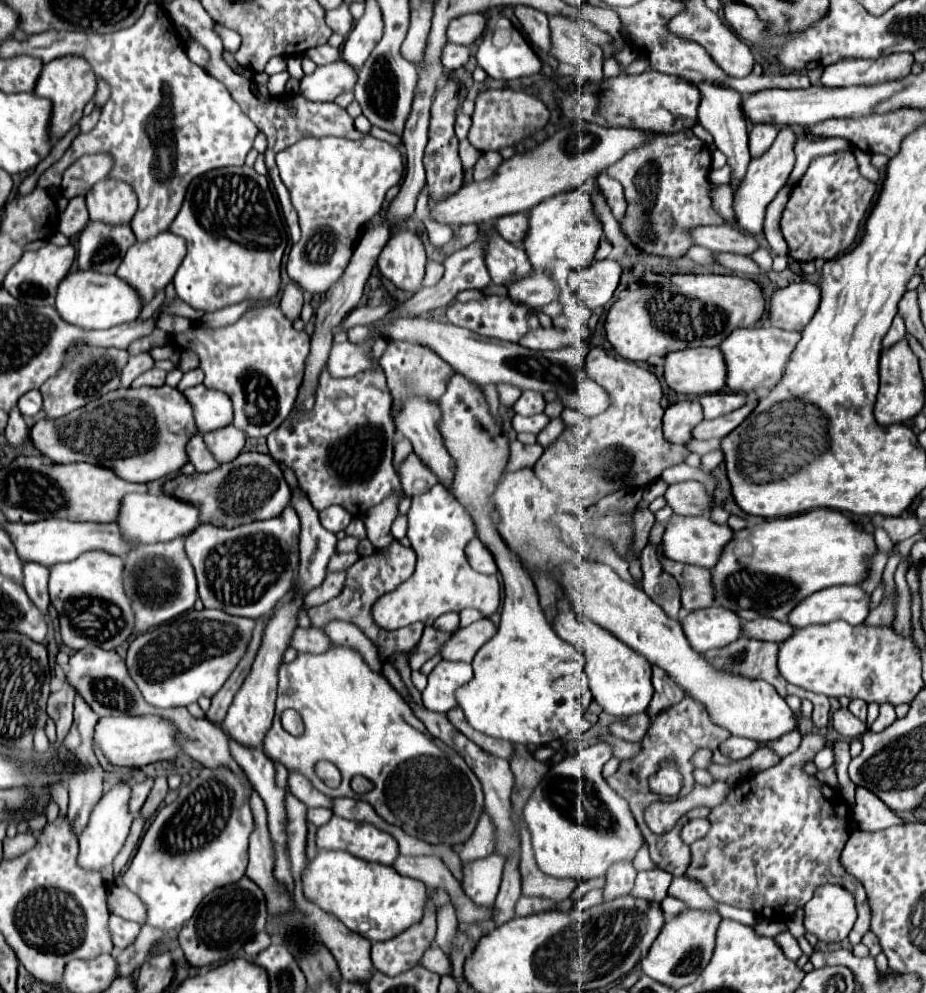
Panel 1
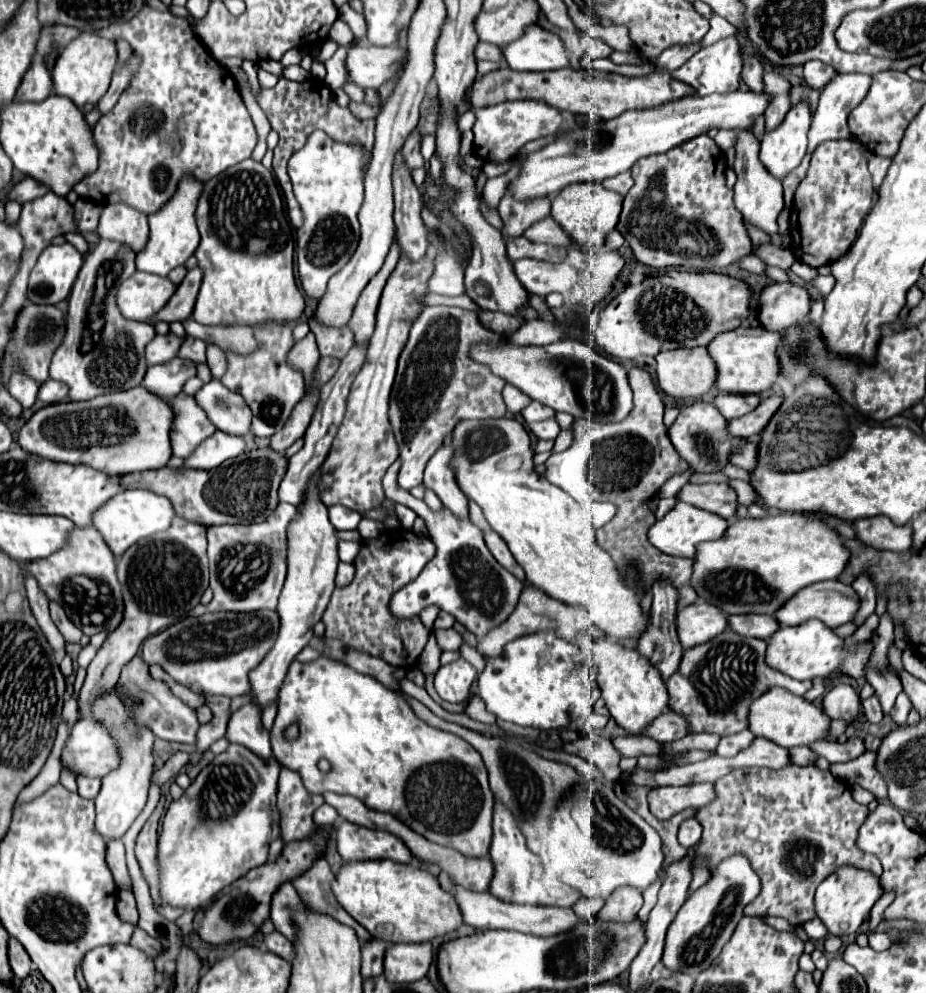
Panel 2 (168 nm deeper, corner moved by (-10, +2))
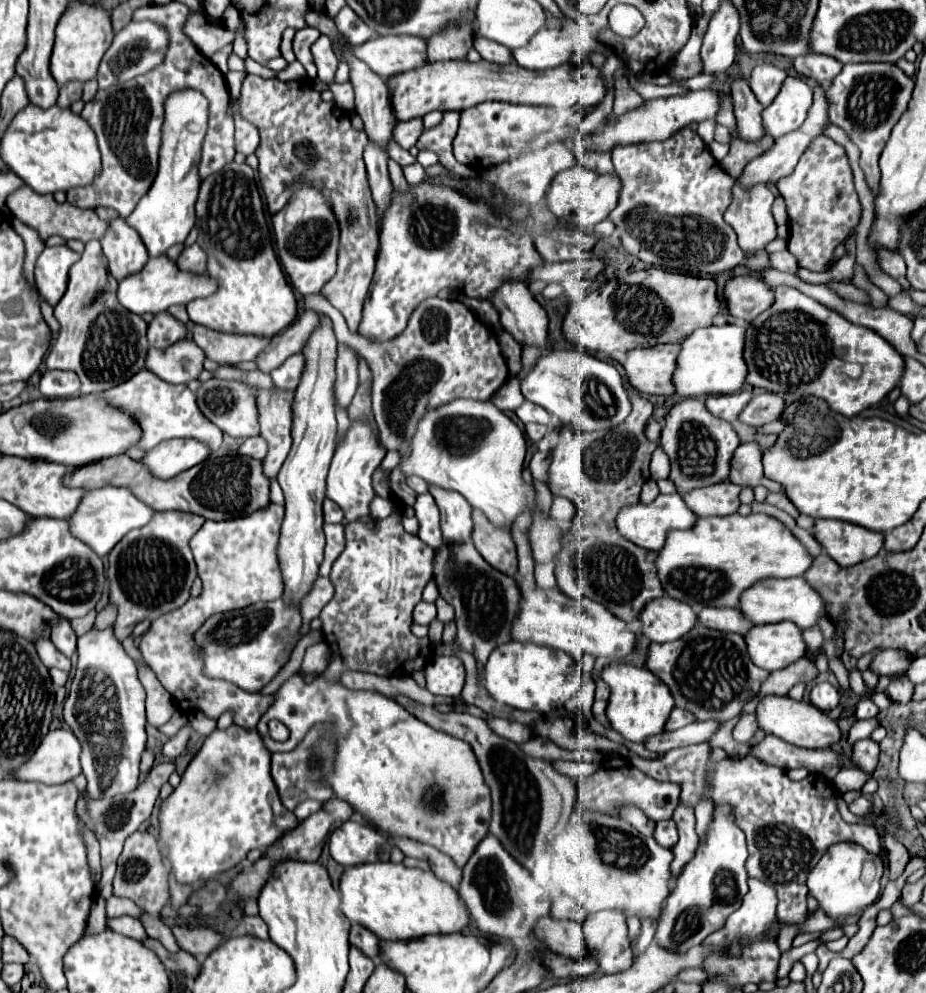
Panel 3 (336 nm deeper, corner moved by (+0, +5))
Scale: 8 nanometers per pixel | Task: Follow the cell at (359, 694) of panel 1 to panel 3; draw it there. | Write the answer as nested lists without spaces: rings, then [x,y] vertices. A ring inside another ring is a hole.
[[[292,675],[278,691],[274,705],[258,721],[258,731],[268,751],[292,751],[308,733],[314,723],[334,725],[336,743],[336,765],[326,783],[334,789],[334,795],[348,801],[356,813],[374,829],[386,837],[408,837],[420,843],[428,843],[444,851],[456,865],[464,867],[468,857],[476,851],[476,845],[488,835],[488,821],[492,817],[492,801],[488,785],[484,785],[478,761],[468,743],[436,731],[410,715],[394,699],[388,699],[376,691],[350,691],[342,683],[330,683],[318,675]],[[276,719],[290,731],[288,741],[274,741],[268,733],[268,723]]]

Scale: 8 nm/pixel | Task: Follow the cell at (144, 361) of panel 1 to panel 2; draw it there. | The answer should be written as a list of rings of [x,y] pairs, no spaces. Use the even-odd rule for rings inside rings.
[[[174,334],[154,336],[154,340],[146,346],[146,362],[148,362],[148,366],[162,364],[162,362],[168,362],[170,358],[174,358],[180,344],[182,344],[182,340],[176,338]]]

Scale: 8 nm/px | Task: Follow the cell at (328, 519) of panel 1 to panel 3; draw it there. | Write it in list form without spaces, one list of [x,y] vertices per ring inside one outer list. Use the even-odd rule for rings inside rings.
[[[326,499],[324,501],[324,523],[342,523],[342,519],[344,519],[342,509],[330,499]]]

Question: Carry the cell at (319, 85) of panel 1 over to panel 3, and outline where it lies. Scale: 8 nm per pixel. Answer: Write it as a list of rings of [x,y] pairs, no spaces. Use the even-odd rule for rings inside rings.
[[[374,37],[354,47],[354,55],[382,79],[424,65],[424,53],[426,39],[422,37]]]

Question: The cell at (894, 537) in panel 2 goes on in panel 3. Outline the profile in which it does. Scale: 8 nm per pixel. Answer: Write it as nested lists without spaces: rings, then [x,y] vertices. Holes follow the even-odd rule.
[[[816,519],[812,533],[828,557],[832,557],[840,567],[850,567],[870,559],[884,545],[884,535],[836,519]]]

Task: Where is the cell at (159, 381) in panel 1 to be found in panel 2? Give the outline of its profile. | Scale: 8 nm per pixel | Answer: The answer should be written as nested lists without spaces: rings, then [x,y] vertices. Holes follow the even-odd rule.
[[[172,358],[166,364],[148,366],[142,386],[158,396],[176,396],[180,394],[184,382],[192,376],[196,376],[194,362]]]

